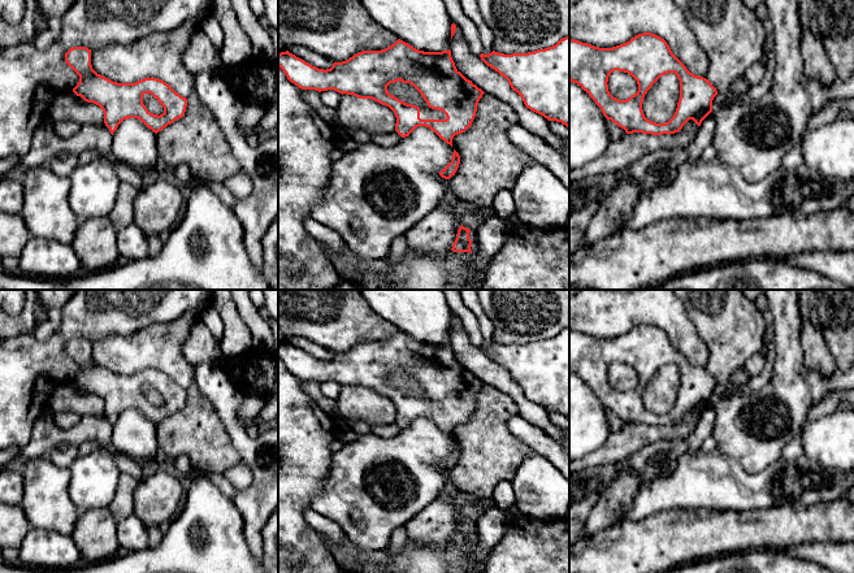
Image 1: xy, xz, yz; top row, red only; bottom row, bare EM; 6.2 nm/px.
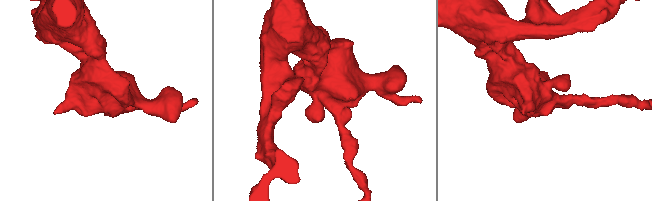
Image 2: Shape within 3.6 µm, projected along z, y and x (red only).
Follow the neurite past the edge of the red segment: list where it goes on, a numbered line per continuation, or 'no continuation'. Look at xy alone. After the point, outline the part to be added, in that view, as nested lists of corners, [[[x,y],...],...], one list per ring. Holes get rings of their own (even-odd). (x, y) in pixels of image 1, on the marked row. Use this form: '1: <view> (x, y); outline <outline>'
no continuation

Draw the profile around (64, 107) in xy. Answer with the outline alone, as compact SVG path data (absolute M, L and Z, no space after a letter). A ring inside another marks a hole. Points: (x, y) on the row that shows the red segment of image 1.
M73 90L56 94L45 110L45 120L56 123L60 121L74 121L83 125L104 123L103 109L94 103L79 103Z

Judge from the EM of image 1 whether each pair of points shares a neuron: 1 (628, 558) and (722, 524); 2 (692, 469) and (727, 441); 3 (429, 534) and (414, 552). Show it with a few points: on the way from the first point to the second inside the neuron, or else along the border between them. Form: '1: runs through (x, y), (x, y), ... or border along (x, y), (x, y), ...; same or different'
1: runs through (651, 547), (666, 539), (698, 534); same
2: border along (716, 447), (742, 467); different
3: border along (450, 539), (441, 547), (423, 546), (407, 541); different

